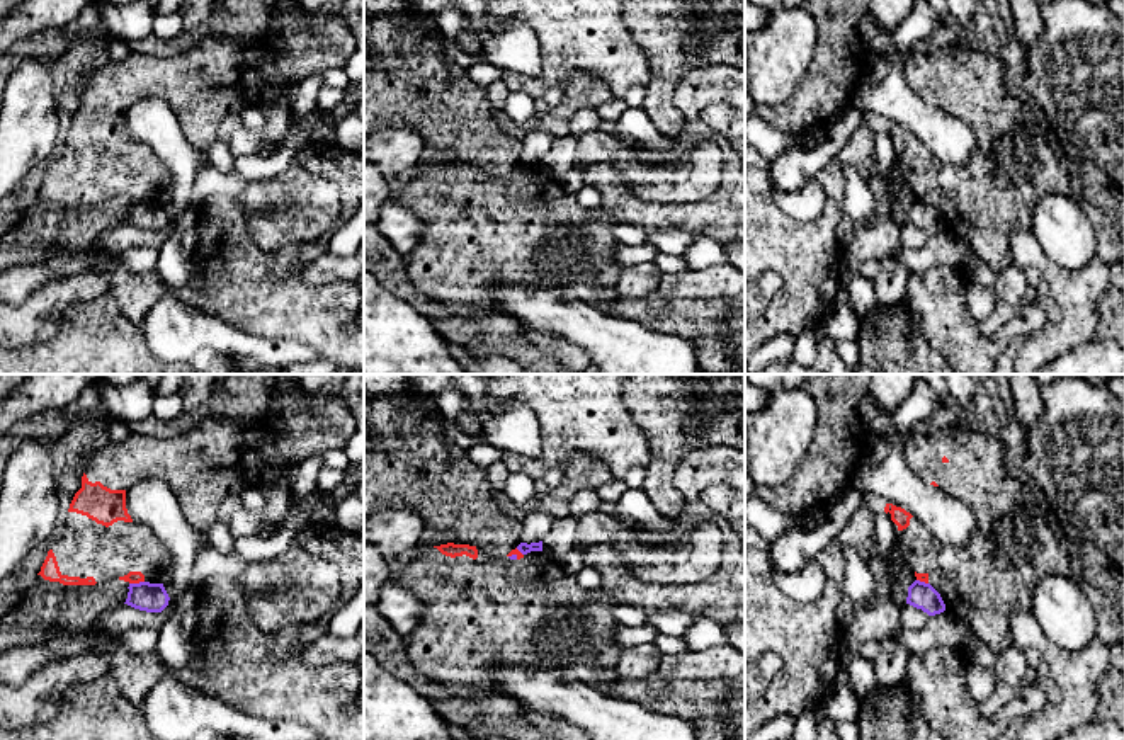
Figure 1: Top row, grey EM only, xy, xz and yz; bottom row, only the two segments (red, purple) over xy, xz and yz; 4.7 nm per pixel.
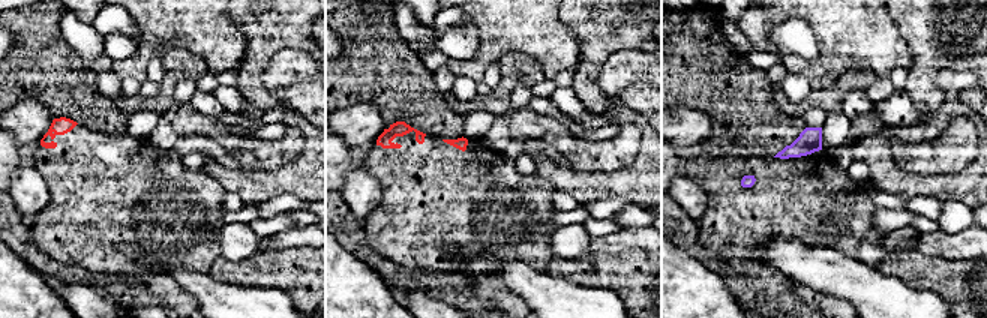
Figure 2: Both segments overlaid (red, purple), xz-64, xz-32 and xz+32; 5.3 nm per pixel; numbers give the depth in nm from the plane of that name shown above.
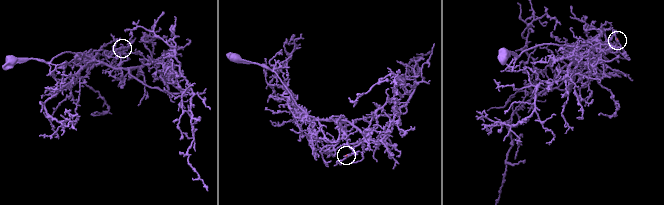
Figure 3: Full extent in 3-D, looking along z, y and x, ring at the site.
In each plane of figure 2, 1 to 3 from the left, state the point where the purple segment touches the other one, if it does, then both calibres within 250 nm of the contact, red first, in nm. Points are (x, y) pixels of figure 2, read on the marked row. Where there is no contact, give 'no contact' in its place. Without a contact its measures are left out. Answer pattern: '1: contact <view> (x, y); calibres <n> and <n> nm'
1: no contact
2: no contact
3: no contact

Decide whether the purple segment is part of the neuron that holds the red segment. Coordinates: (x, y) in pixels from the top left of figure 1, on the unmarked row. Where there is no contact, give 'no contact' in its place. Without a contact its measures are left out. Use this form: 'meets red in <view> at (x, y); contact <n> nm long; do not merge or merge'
meets red in xy at (136, 201); contact 70 nm long; do not merge

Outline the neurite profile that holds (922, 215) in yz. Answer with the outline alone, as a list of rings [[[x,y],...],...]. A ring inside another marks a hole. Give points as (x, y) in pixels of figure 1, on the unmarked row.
[[[915,199],[908,206],[906,223],[922,228],[928,235],[935,235],[945,230],[945,223],[940,213],[930,202],[920,199]]]

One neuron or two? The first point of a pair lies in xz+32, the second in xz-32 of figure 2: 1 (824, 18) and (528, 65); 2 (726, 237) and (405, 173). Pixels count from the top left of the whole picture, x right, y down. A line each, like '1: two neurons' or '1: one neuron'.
1: two neurons
2: one neuron

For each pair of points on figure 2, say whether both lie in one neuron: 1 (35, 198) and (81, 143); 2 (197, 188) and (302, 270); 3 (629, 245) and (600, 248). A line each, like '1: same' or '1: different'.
1: different
2: different
3: same

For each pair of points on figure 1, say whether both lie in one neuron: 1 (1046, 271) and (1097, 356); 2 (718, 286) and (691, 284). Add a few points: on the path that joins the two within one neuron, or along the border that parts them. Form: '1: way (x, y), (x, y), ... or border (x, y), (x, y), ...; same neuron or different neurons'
1: border (1094, 337), (1056, 356); different neurons
2: way (711, 284), (698, 284); same neuron

